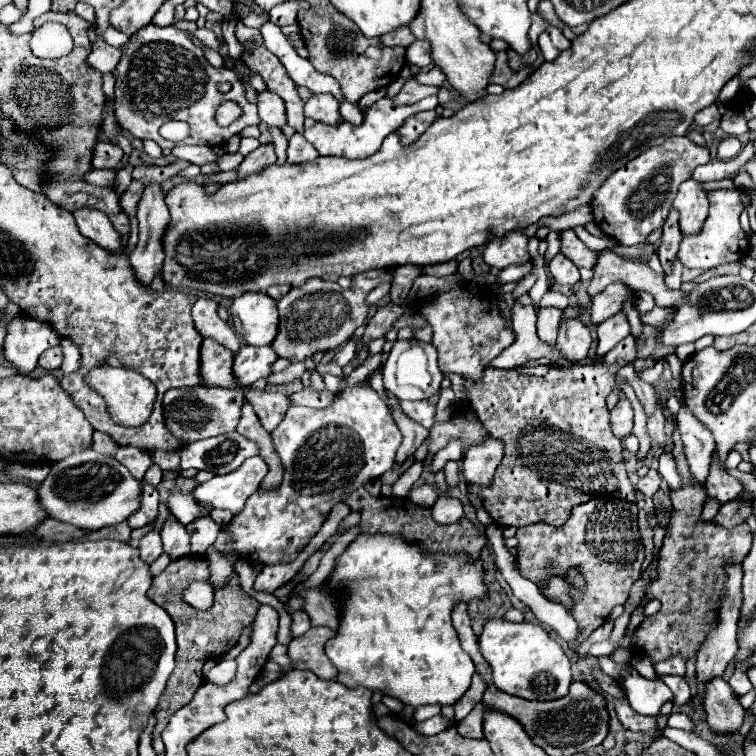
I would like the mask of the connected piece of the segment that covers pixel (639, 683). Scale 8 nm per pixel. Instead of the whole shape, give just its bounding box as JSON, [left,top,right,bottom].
[599,656,673,716]

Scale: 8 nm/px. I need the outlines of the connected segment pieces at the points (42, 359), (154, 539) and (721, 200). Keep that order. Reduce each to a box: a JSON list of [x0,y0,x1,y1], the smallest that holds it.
[[39,346,63,370],[139,530,163,564],[679,190,749,270]]

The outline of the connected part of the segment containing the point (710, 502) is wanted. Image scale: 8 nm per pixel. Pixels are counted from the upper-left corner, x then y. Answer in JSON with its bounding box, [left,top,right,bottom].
[701,498,721,521]

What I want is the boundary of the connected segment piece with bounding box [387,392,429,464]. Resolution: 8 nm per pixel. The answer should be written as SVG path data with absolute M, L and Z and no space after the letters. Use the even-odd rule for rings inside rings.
M387 392L387 396L389 396L391 414L393 414L393 418L395 418L399 430L401 430L401 434L403 434L403 444L401 444L399 450L397 450L397 464L403 464L411 454L415 454L415 450L419 448L419 444L429 436L429 430L423 428L421 424L415 424L409 416L405 416L405 414L401 412L395 396L391 396L389 392Z

